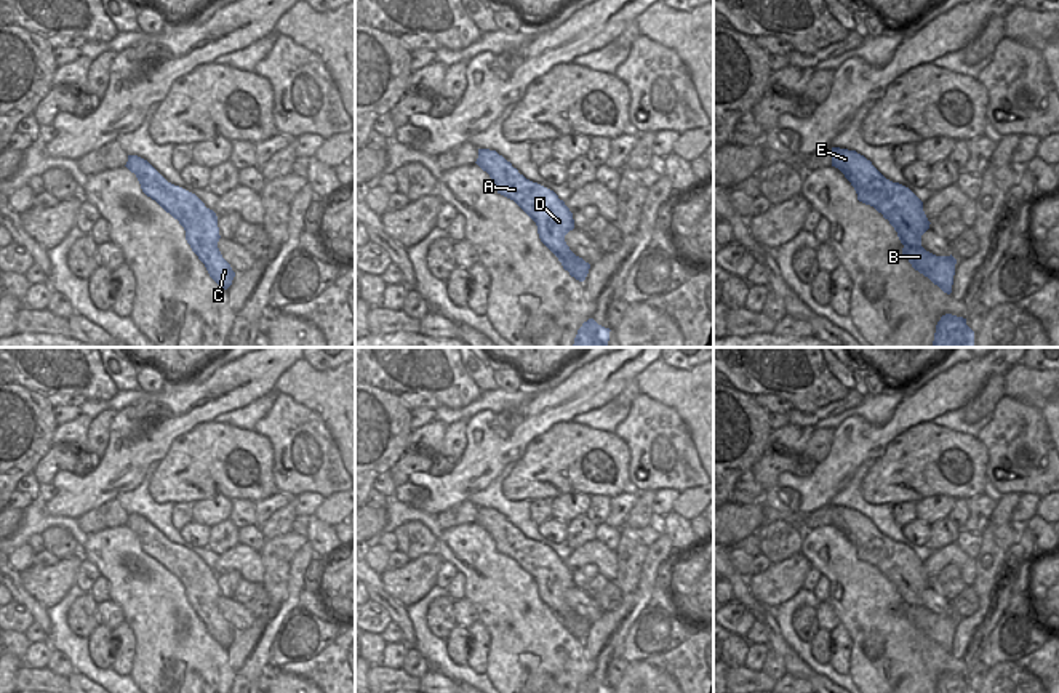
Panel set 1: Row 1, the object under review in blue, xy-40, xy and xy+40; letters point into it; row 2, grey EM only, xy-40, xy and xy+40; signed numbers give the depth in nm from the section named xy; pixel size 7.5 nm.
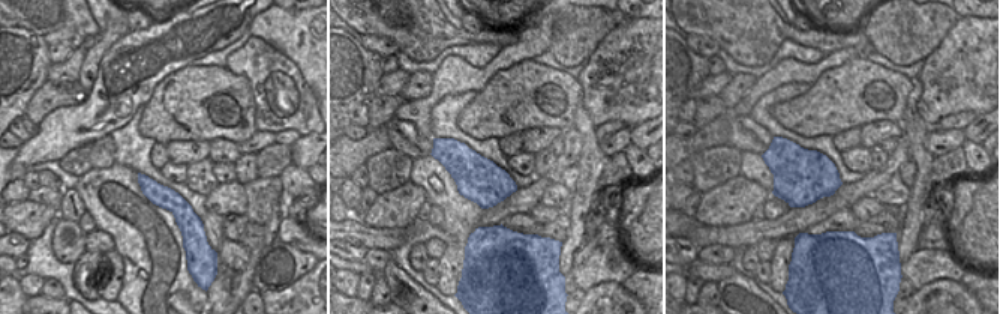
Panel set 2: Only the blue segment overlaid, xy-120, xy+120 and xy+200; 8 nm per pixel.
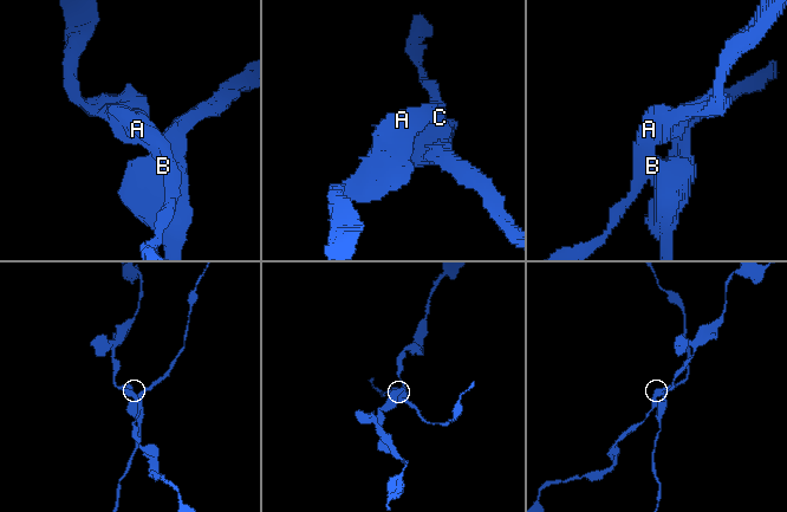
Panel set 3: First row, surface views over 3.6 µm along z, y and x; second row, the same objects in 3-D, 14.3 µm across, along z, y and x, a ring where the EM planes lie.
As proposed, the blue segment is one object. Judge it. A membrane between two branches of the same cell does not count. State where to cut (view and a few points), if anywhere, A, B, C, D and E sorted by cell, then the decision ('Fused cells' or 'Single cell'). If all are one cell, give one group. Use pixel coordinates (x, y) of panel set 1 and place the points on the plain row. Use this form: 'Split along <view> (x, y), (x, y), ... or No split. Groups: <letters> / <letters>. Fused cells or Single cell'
Split along xy+40 (904, 604), (920, 605). Groups: A C D E / B. Fused cells

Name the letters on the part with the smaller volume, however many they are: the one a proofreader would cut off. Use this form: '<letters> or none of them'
B

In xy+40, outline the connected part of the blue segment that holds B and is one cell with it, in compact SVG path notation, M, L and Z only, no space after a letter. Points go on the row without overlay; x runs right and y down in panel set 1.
M904 605L902 613L912 626L928 635L944 651L952 651L957 618L950 615L936 615L923 605Z

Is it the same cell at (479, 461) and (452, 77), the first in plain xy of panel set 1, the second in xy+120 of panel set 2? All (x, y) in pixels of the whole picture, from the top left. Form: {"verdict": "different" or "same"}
{"verdict": "same"}

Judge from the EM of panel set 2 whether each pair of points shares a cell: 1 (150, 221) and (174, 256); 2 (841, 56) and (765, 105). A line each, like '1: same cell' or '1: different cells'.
1: same cell
2: different cells

